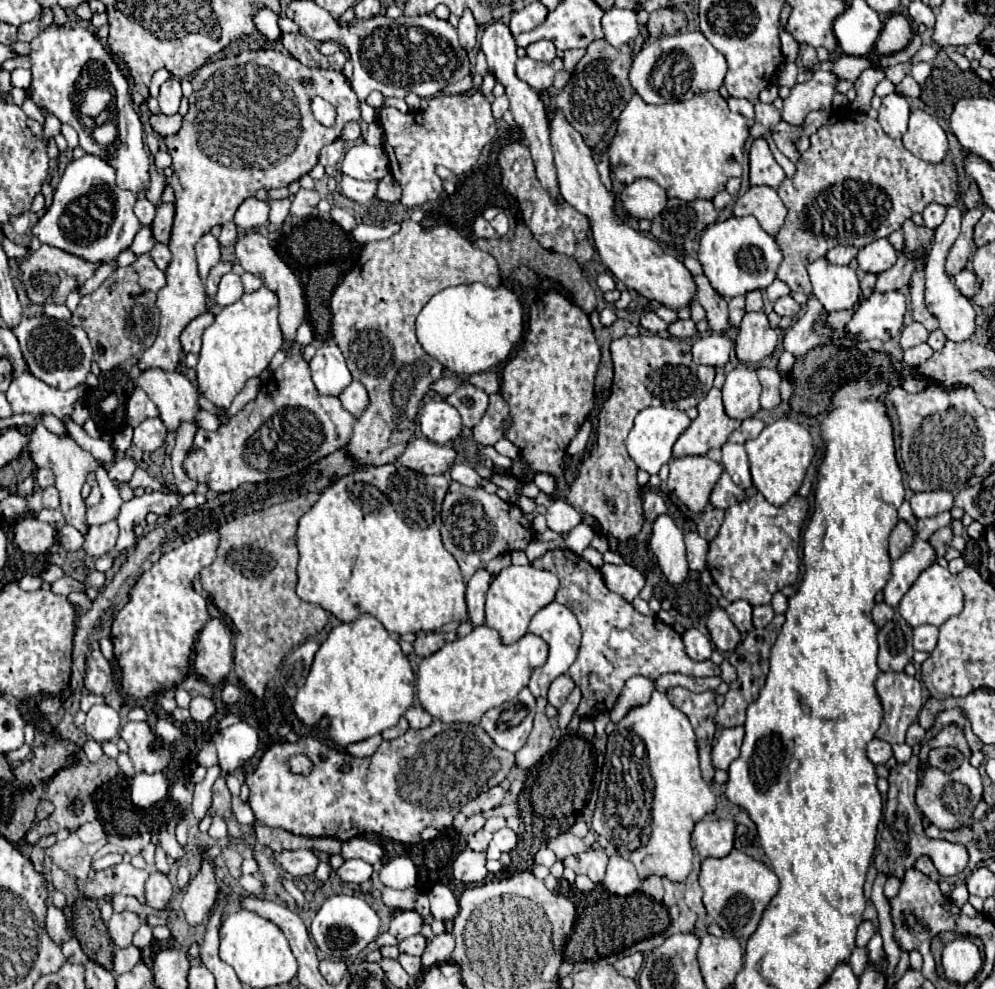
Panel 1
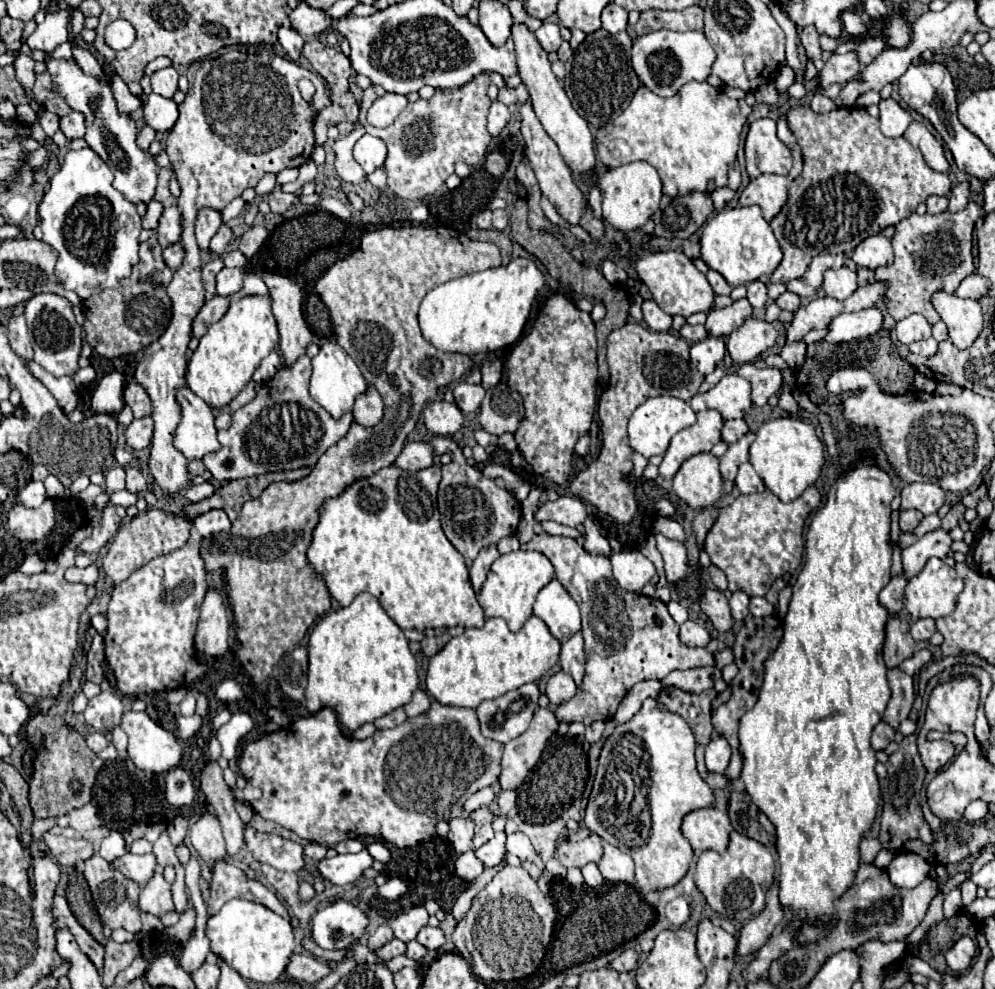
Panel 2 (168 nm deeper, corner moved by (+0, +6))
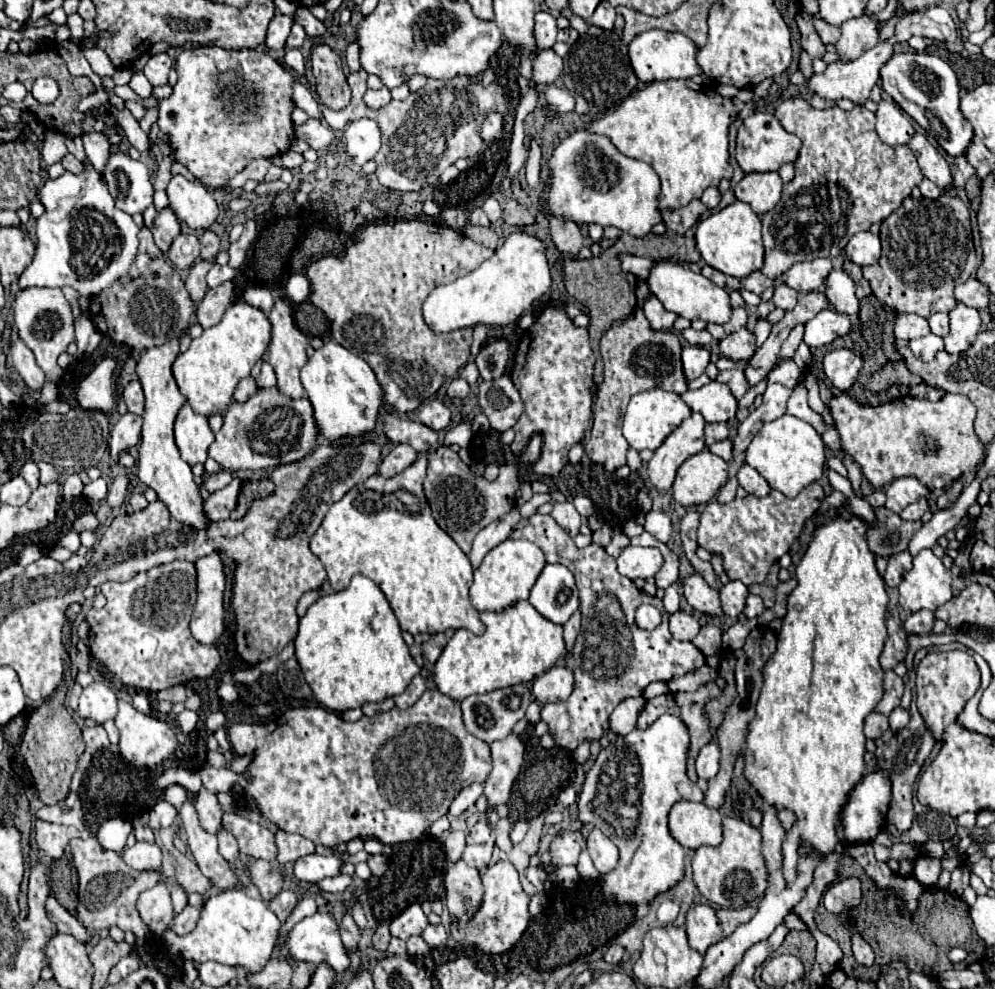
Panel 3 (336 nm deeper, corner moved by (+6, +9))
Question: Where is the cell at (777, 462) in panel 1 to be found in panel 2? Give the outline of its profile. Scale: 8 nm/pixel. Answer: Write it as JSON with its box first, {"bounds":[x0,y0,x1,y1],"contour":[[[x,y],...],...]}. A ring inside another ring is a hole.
{"bounds":[750,418,824,502],"contour":[[[774,418],[756,430],[756,438],[750,444],[750,464],[772,494],[782,502],[792,502],[818,480],[824,464],[824,446],[816,436],[814,426],[806,420]]]}

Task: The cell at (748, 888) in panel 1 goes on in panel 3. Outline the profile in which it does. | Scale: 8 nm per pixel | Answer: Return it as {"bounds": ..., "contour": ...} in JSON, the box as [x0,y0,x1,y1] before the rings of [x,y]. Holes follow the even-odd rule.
{"bounds":[692,817,768,909],"contour":[[[724,817],[724,841],[716,847],[698,847],[692,859],[694,883],[698,891],[714,905],[726,909],[740,909],[762,897],[768,887],[768,869],[762,855],[762,835],[754,825]]]}

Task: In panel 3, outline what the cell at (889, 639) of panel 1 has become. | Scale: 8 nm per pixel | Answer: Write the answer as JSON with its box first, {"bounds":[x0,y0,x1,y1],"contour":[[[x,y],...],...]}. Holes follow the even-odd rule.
{"bounds":[880,639,898,669],"contour":[[[888,639],[888,641],[886,641],[886,647],[884,647],[884,651],[882,651],[882,657],[880,657],[880,665],[882,665],[884,669],[894,669],[896,663],[898,663],[898,659],[896,659],[896,649],[894,649],[894,645],[892,645],[892,639]]]}

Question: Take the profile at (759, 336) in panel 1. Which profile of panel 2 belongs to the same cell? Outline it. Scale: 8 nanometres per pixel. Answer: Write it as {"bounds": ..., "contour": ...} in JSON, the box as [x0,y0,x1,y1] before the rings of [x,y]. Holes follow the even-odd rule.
{"bounds":[728,318,778,364],"contour":[[[748,318],[744,324],[734,330],[728,338],[728,352],[734,362],[746,364],[754,362],[754,358],[762,356],[766,350],[770,350],[778,340],[778,328],[766,320]]]}

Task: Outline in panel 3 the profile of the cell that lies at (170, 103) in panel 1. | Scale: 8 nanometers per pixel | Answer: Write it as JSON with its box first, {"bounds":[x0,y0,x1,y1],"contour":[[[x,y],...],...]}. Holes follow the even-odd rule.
{"bounds":[144,53,172,85],"contour":[[[158,53],[152,55],[144,65],[144,75],[152,85],[166,85],[170,69],[172,69],[172,59],[168,57],[168,53]]]}

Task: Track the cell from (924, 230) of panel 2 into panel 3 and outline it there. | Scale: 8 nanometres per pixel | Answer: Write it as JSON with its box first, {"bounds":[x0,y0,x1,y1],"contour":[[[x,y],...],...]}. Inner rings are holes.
{"bounds":[862,195,978,317],"contour":[[[940,195],[938,199],[914,199],[904,203],[882,221],[880,227],[882,257],[876,265],[862,267],[872,293],[898,313],[916,313],[930,317],[938,311],[956,307],[954,287],[968,281],[978,267],[970,209],[956,195]]]}

